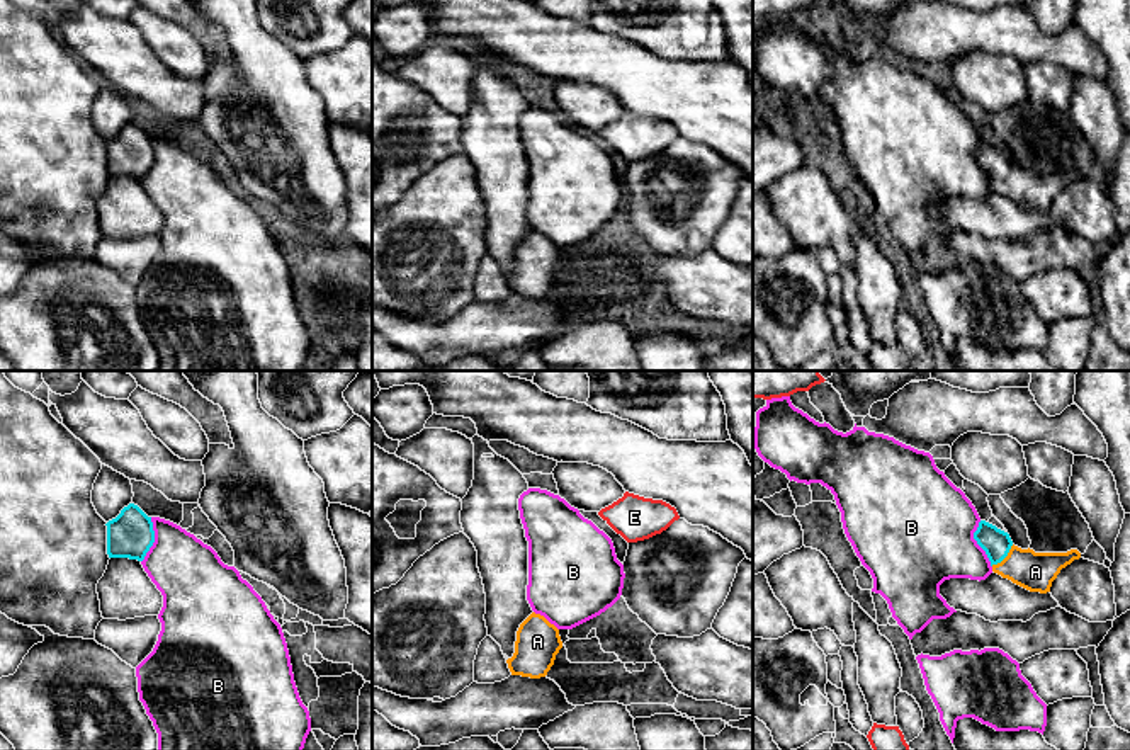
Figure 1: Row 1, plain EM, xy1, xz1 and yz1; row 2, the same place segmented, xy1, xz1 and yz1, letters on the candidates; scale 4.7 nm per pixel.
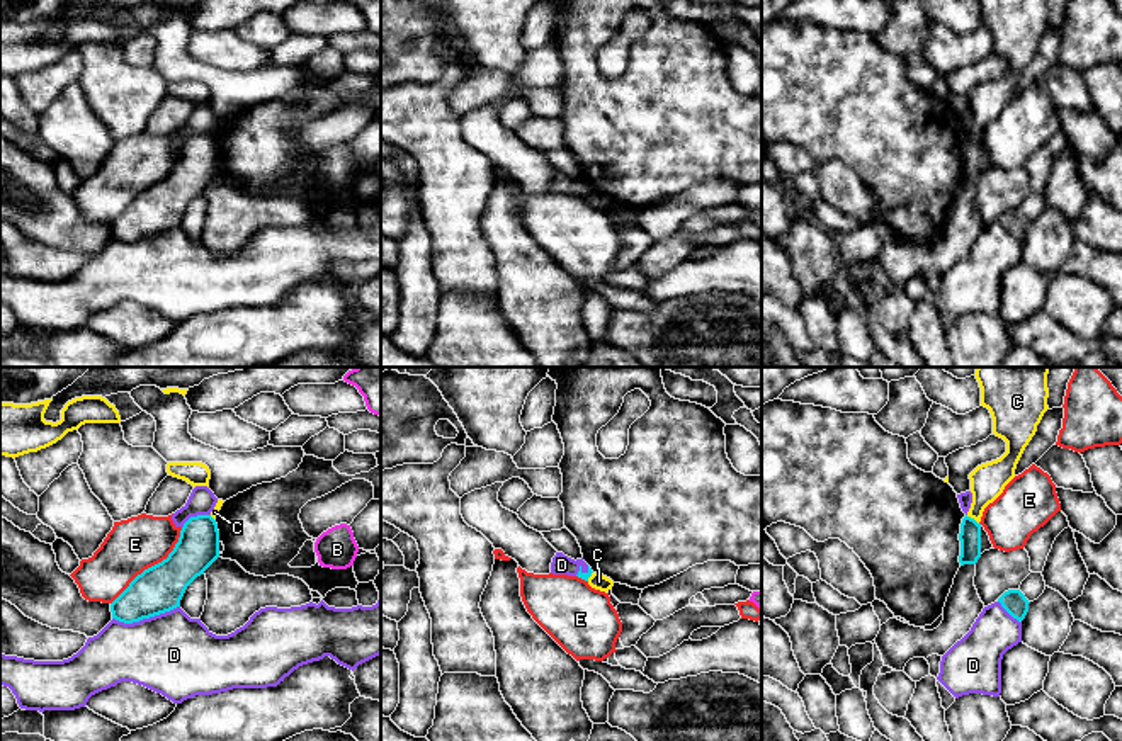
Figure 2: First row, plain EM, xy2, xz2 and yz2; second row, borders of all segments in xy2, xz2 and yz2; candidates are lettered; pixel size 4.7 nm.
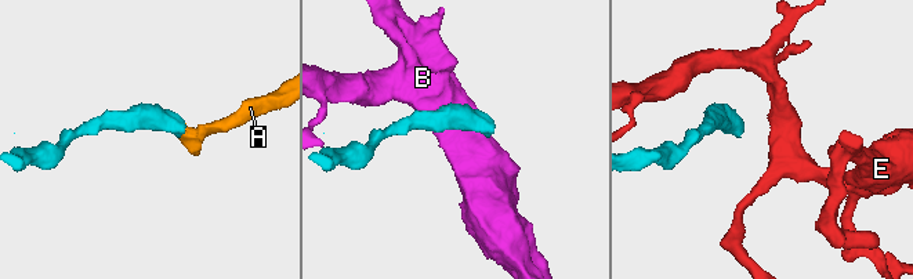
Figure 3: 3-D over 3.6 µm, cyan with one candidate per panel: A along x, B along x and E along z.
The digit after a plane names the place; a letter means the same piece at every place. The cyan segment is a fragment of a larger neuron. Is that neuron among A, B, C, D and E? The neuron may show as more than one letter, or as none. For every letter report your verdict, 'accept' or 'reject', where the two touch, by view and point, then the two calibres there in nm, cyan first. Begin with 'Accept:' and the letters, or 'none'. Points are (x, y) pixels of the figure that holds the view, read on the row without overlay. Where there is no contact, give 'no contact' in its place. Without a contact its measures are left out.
Accept: A
A: accept | yz1 (1003, 177) | 140/190 nm
B: reject | yz1 (977, 162) | 140/440 nm
C: reject | yz2 (973, 138) | 100/160 nm
D: reject | xy2 (145, 237) | 220/380 nm
E: reject | xy2 (152, 186) | 220/260 nm

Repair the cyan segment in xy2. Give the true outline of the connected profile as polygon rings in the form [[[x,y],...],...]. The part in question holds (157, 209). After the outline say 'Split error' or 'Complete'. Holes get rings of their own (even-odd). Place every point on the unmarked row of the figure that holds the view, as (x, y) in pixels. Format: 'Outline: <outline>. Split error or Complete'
Outline: [[[211,134],[190,136],[167,178],[144,189],[110,223],[112,238],[133,243],[180,226],[187,206],[219,177],[219,150]]]. Complete

